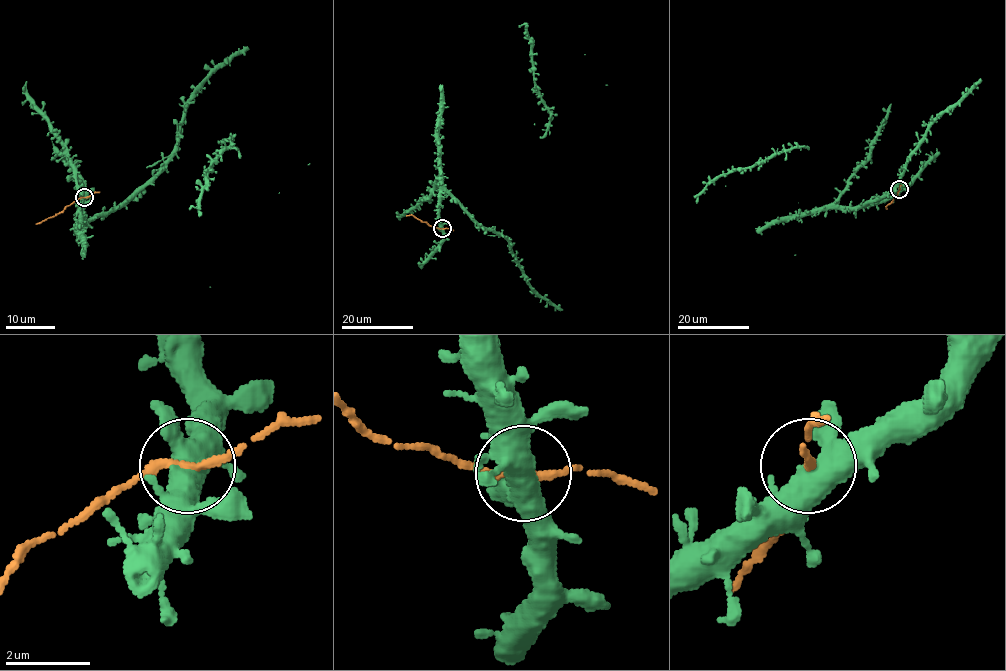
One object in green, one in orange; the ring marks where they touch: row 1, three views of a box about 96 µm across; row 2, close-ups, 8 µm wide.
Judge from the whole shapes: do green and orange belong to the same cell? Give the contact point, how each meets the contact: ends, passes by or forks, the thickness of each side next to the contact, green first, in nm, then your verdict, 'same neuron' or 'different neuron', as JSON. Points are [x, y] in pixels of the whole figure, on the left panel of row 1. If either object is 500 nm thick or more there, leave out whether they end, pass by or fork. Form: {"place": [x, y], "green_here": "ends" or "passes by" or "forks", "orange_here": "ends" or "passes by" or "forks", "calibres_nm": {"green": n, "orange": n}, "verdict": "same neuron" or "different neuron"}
{"place": [84, 197], "green_here": "forks", "orange_here": "passes by", "calibres_nm": {"green": 440, "orange": 180}, "verdict": "same neuron"}

